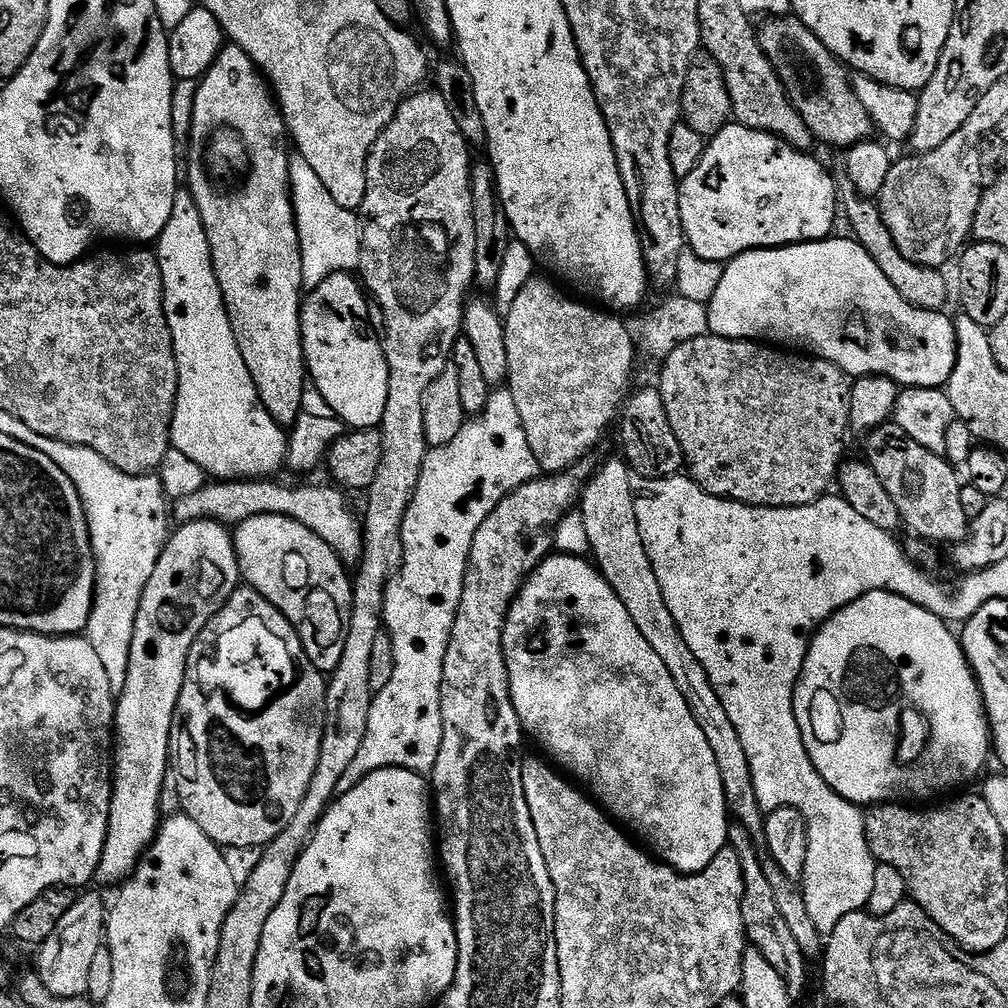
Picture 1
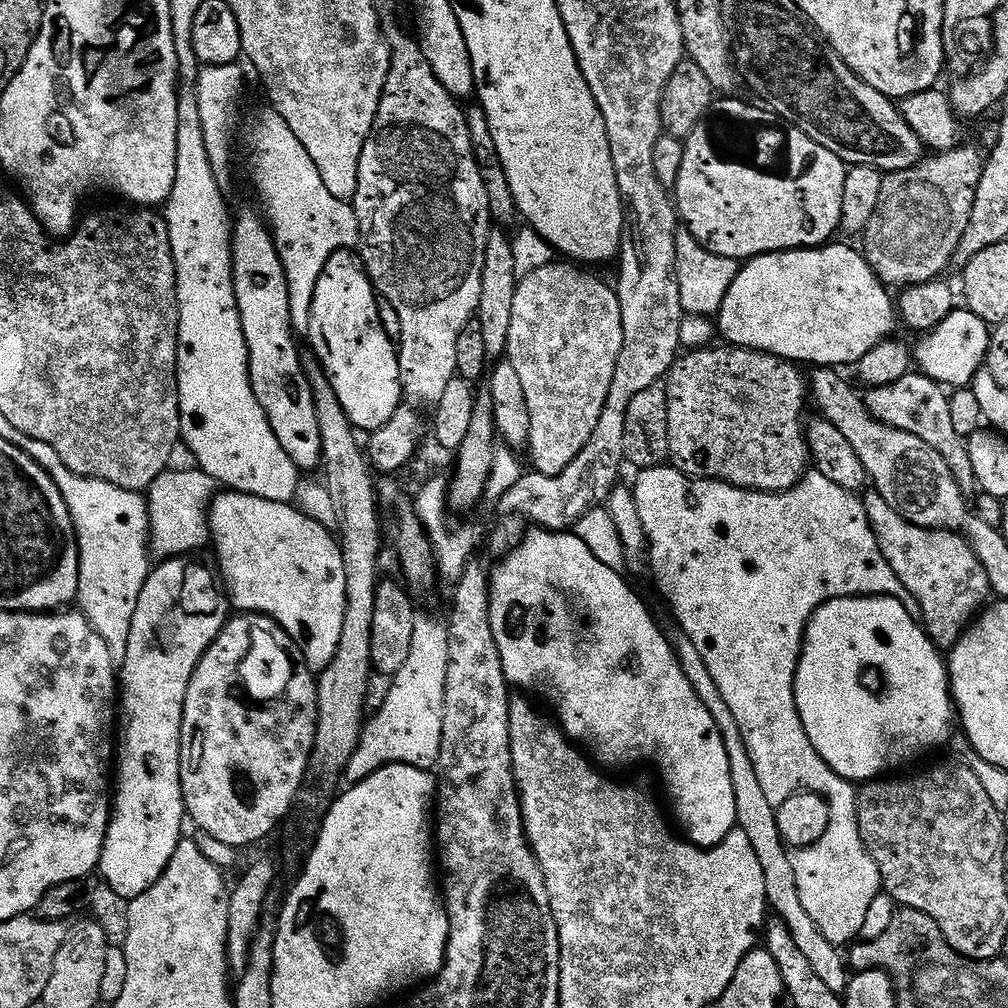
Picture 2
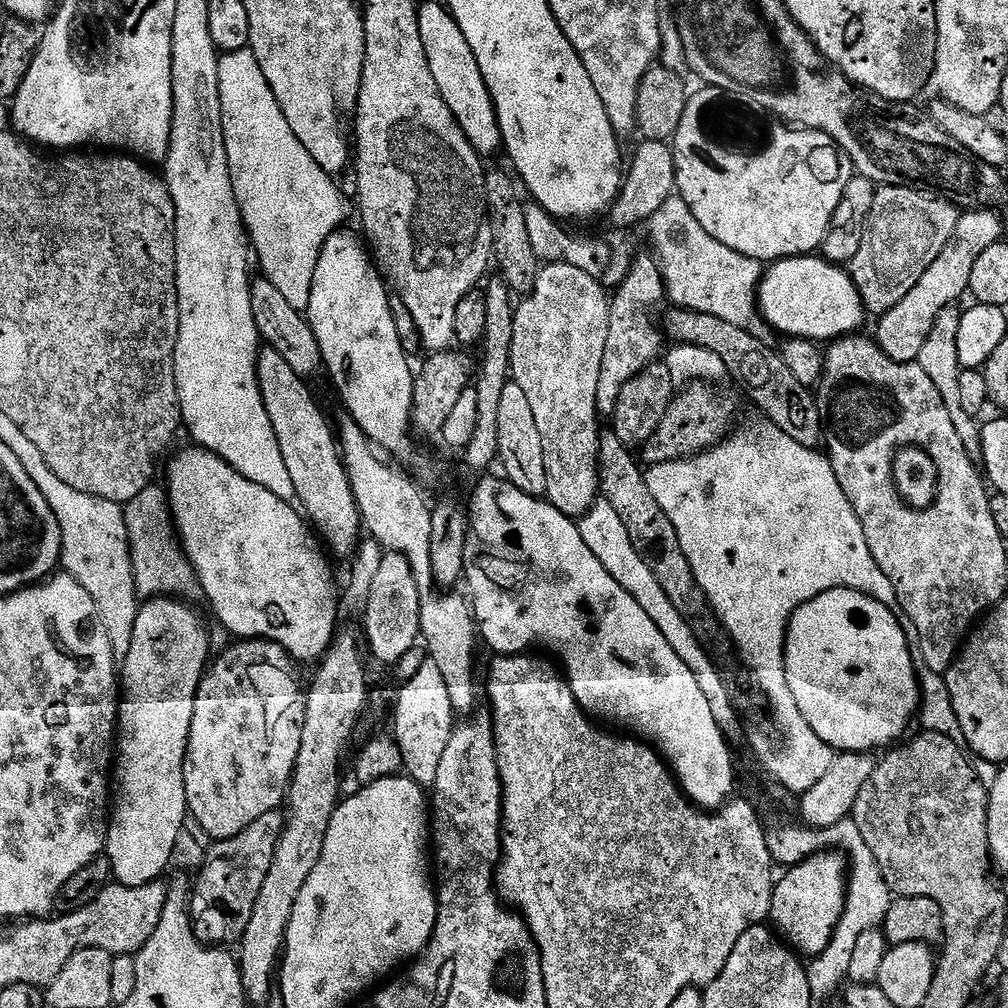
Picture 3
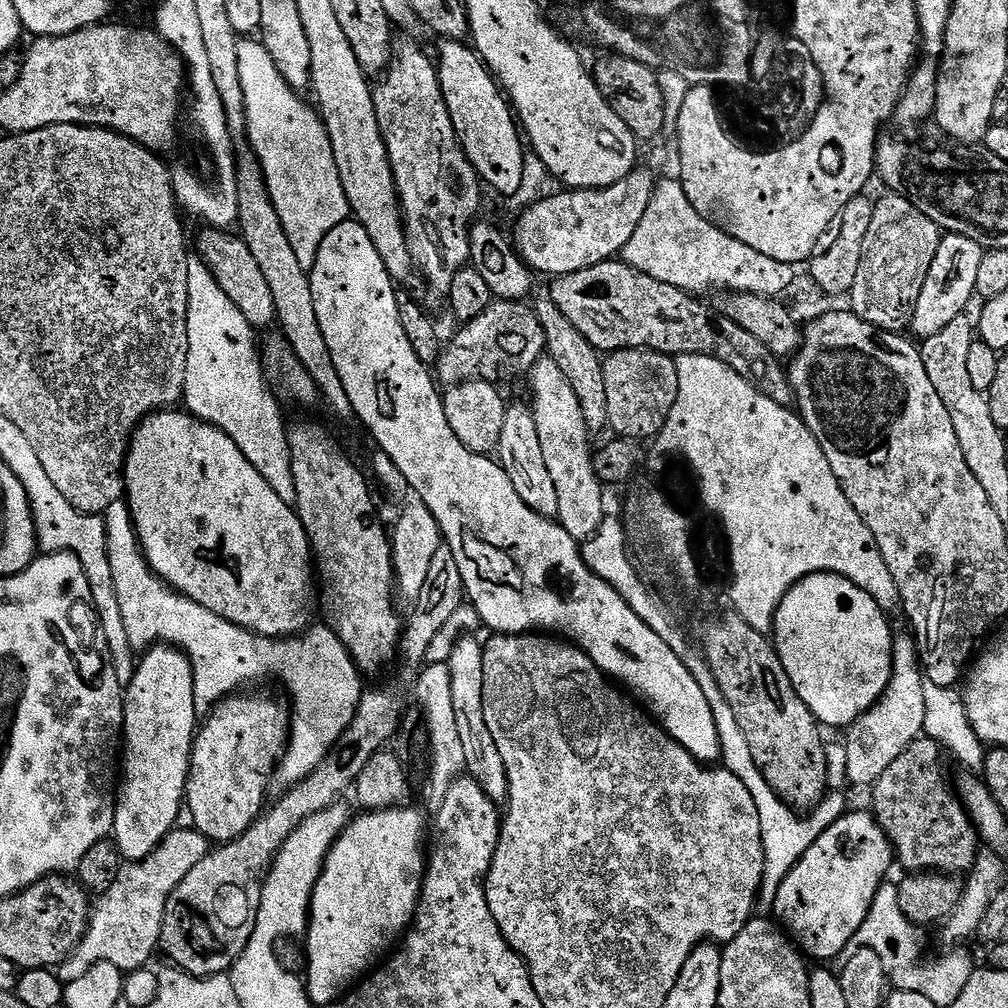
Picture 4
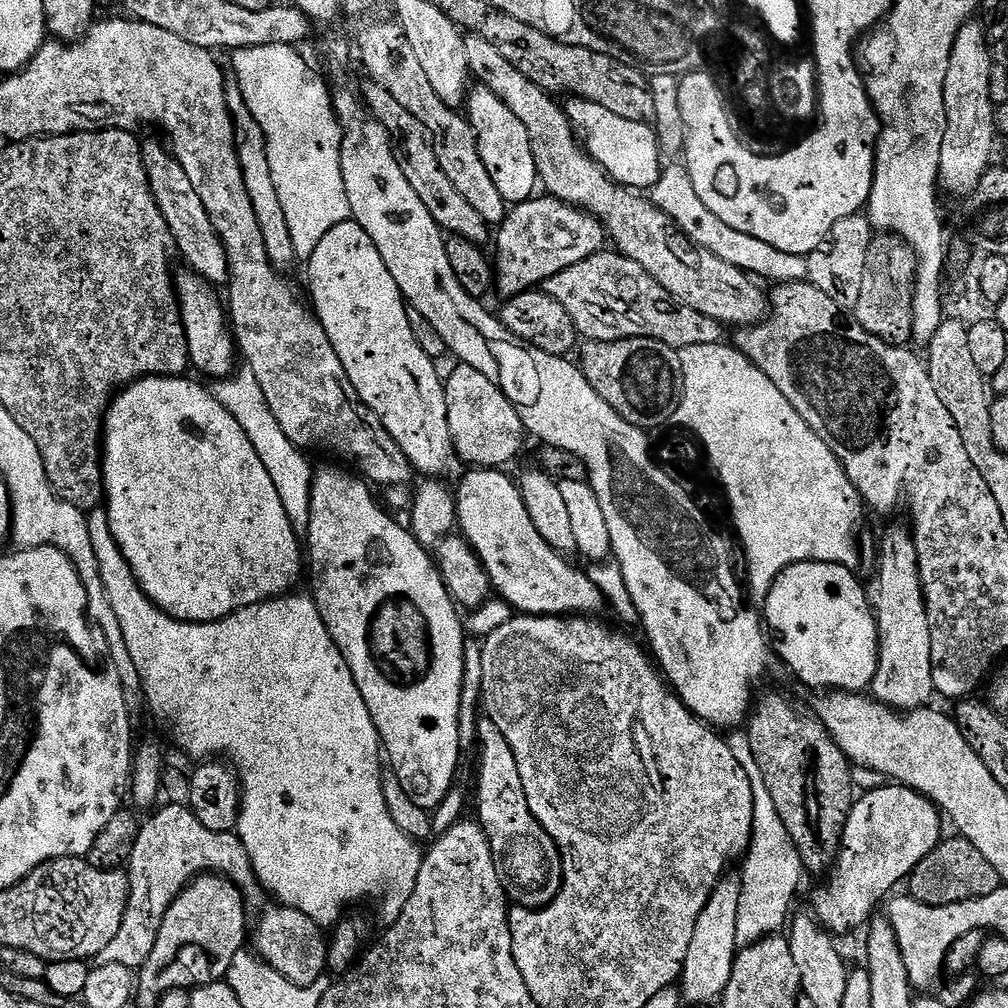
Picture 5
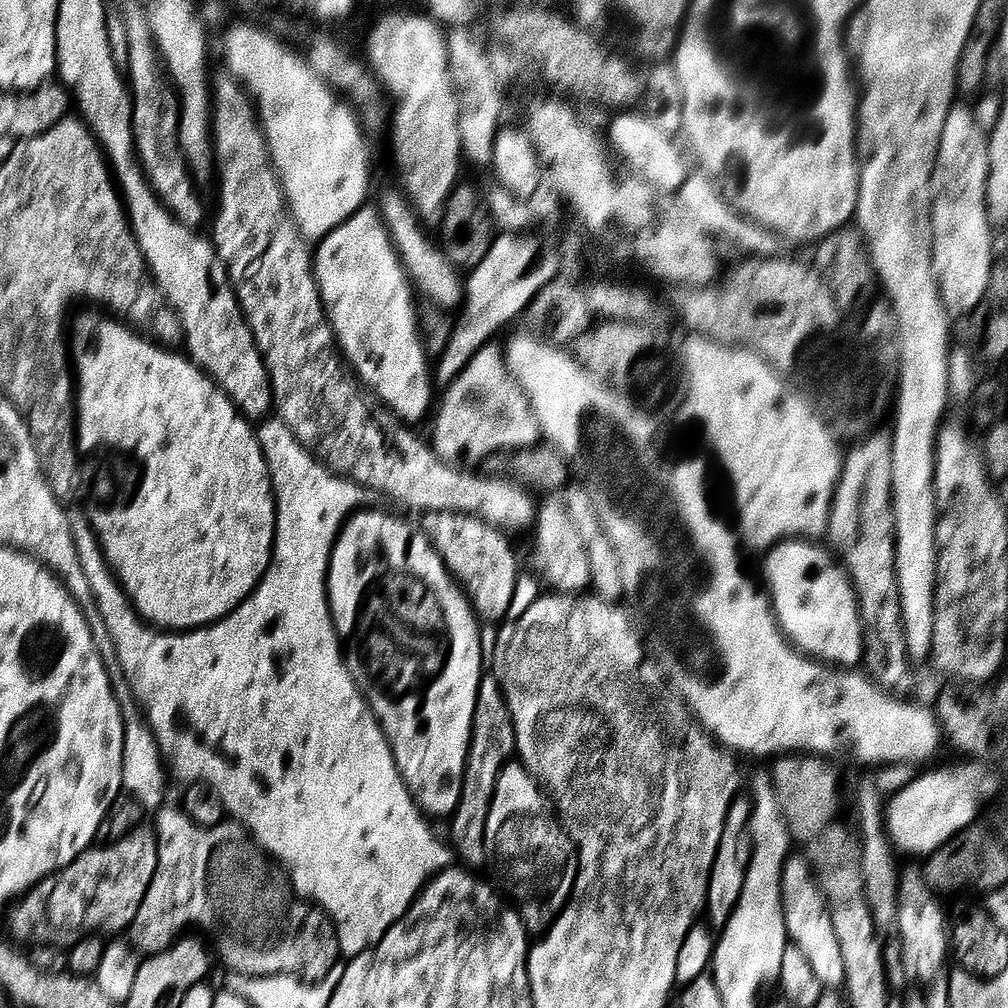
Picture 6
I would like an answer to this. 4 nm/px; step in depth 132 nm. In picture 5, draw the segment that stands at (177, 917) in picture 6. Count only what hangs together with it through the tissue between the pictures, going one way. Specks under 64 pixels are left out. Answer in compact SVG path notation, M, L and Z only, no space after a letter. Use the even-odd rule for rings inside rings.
M180 804L157 807L151 813L153 816L141 823L138 842L134 842L132 856L126 865L128 905L122 928L118 930L118 934L114 934L114 942L110 942L106 950L102 950L98 957L99 963L121 964L133 970L140 969L154 950L154 942L158 938L158 930L162 926L166 910L170 910L180 891L187 888L197 876L227 876L248 898L262 892L262 885L252 869L250 854L246 854L246 846L242 846L239 835L235 831L206 830L206 826L198 822L192 809ZM283 906L275 907L266 909L257 924L255 921L255 955L259 956L275 972L282 974L282 978L289 985L296 984L297 989L321 983L322 977L320 975L328 968L329 941L326 939L325 929L316 924L314 918L302 914L302 910Z

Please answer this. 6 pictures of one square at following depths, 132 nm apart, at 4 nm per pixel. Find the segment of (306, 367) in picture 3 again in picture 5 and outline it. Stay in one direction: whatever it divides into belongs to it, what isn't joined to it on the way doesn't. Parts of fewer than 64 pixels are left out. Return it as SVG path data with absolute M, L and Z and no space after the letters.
M159 139L144 140L144 169L150 182L150 190L154 194L154 202L158 202L158 210L162 210L162 218L166 218L166 226L170 226L170 234L175 251L185 260L187 267L213 286L224 286L228 283L228 259L226 250L214 230L214 222L210 222L210 214L206 214L206 206L202 206L202 198L194 191L190 178L182 166L173 158L171 151Z

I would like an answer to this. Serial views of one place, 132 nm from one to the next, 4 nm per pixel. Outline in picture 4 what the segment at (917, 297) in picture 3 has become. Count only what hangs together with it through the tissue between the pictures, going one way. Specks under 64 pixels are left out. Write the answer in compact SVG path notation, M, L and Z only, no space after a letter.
M948 234L941 239L938 254L934 254L934 262L930 266L930 274L926 274L926 282L922 285L922 294L918 294L918 306L914 306L911 331L916 331L920 338L933 336L948 323L954 322L954 318L969 311L968 303L976 296L978 269L982 266L985 251L978 242L965 236Z

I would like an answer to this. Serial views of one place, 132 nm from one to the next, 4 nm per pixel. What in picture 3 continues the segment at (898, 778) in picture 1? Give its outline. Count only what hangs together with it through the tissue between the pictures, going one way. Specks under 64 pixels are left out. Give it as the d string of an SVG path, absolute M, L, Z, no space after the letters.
M835 588L826 590L826 594L818 594L818 598L802 605L788 619L788 637L784 647L784 669L786 670L786 682L790 682L790 694L794 694L794 702L798 702L798 710L802 710L802 718L806 718L806 722L810 722L810 730L814 730L814 734L818 734L818 738L822 738L822 742L826 742L837 753L867 752L872 754L877 751L875 748L884 750L895 745L905 735L903 732L907 730L908 723L914 720L922 703L918 664L914 659L913 649L911 652L908 648L911 648L910 641L906 638L904 628L900 625L900 616L893 609L878 602L874 596L867 596L858 590L849 588Z

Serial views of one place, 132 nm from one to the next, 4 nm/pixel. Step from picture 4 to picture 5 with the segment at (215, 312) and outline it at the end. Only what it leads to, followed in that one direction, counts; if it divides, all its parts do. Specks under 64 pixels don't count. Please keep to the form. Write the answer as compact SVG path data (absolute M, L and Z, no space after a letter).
M250 374L245 375L245 380L236 380L233 384L220 382L215 385L214 395L222 406L234 414L238 426L246 430L246 438L258 450L258 458L262 458L262 466L270 470L270 478L274 478L274 486L278 490L278 498L282 500L282 507L290 518L292 527L297 530L307 529L310 522L310 498L312 497L312 477L314 475L313 465L308 465L308 460L303 451L282 434L282 426L270 414L270 406L266 402L266 394L262 394L262 386L258 386L258 378Z

